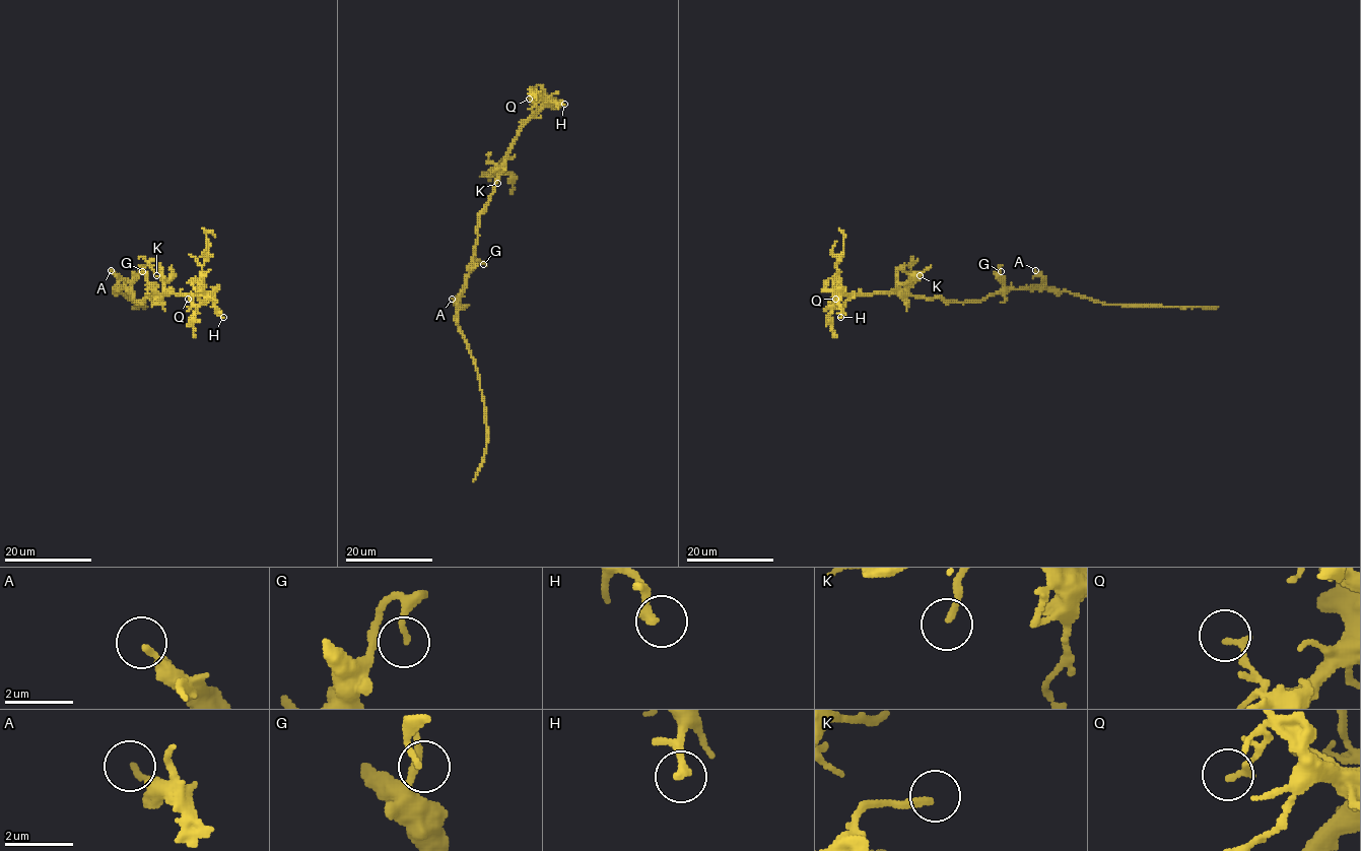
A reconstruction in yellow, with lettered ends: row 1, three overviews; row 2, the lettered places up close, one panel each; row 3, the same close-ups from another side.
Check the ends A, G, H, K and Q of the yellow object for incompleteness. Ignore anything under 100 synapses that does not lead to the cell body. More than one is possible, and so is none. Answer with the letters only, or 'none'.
none

